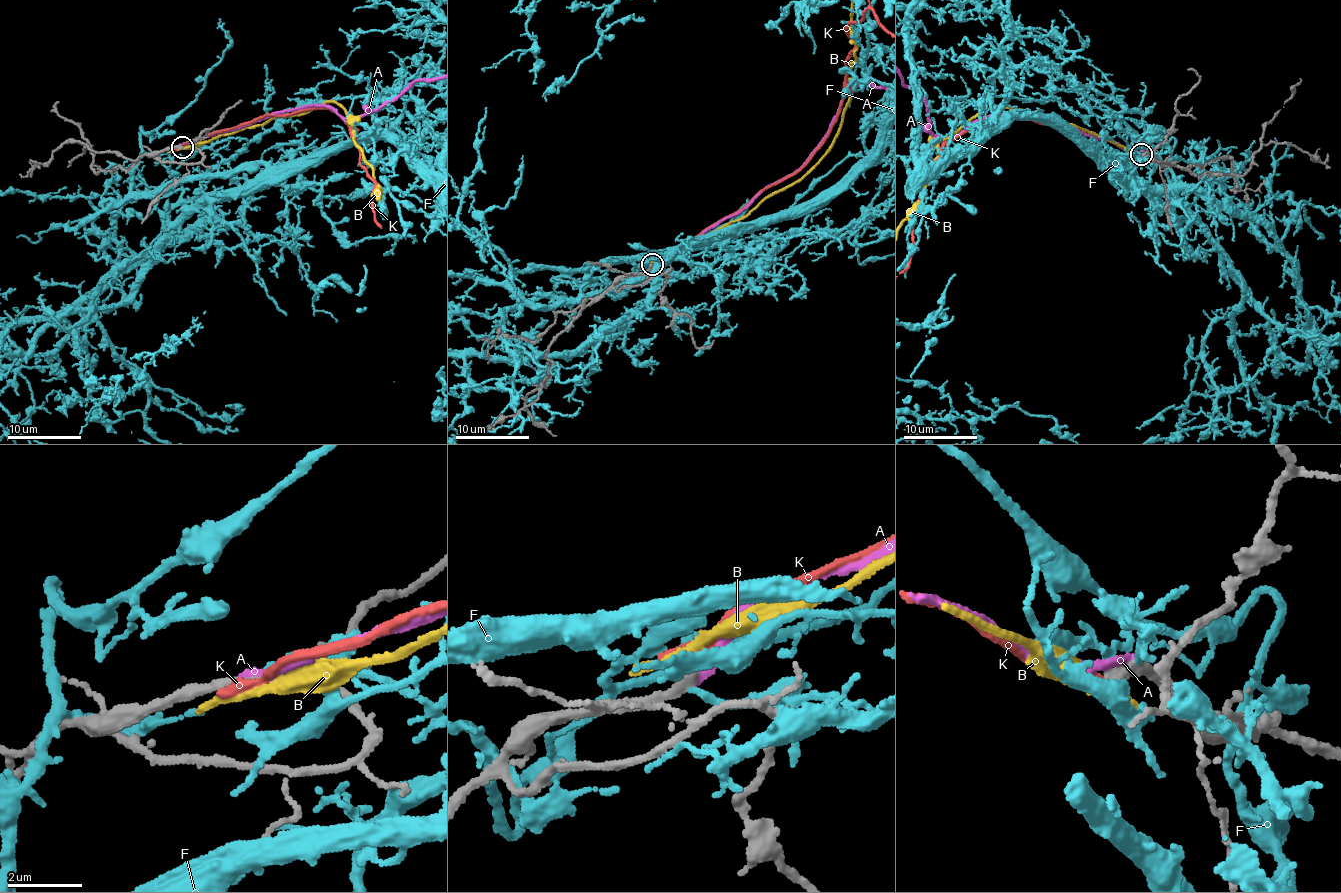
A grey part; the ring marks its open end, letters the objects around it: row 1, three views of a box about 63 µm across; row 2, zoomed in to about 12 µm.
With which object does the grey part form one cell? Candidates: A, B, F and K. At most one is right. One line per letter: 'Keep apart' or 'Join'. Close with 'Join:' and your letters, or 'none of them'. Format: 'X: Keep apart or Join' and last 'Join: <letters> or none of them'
A: Keep apart
B: Keep apart
F: Keep apart
K: Keep apart
Join: none of them

